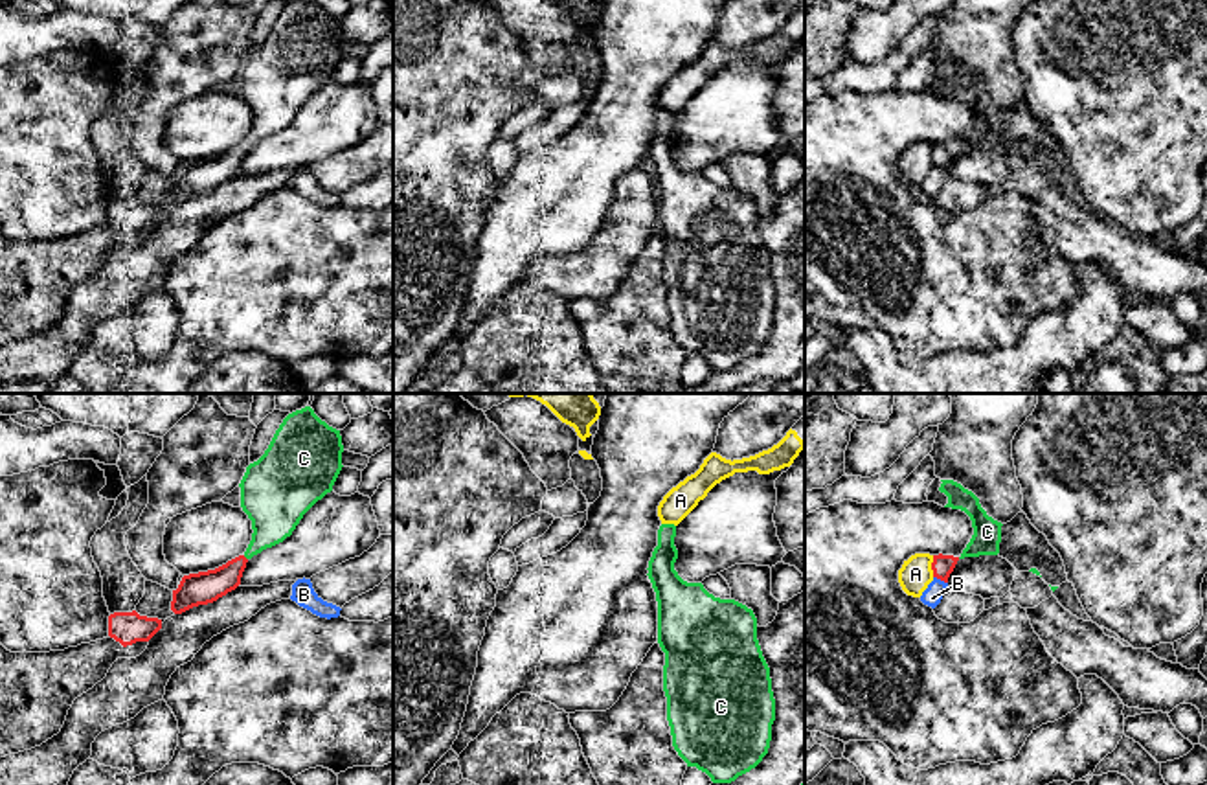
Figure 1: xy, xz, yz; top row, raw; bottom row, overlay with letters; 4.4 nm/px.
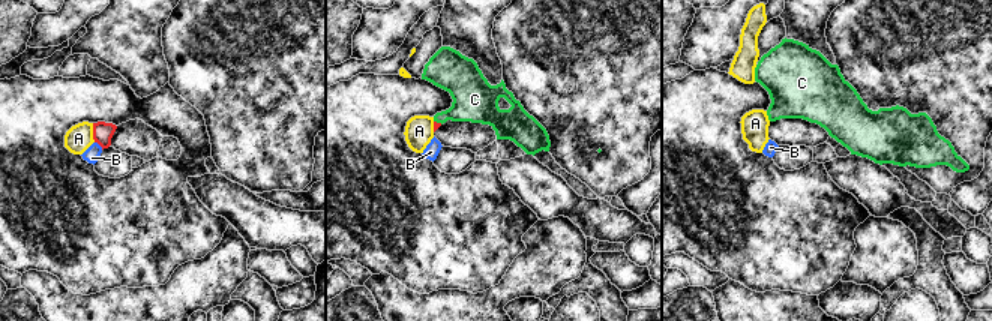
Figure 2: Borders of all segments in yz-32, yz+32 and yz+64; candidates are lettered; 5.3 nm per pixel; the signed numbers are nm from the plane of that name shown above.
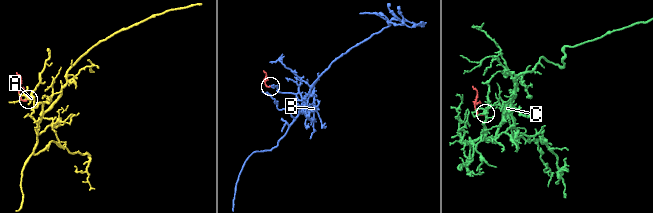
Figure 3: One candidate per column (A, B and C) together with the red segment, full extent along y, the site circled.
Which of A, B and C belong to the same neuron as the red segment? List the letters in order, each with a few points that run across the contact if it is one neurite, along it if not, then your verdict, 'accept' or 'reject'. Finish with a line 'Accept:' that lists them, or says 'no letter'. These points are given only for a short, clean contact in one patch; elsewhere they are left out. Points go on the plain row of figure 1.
A: line yz (934, 144), (932, 164); reject
B: line yz (934, 164), (947, 171); reject
C: line xy (197, 177), (221, 170), (245, 146), (270, 116), (274, 98); accept
Accept: C

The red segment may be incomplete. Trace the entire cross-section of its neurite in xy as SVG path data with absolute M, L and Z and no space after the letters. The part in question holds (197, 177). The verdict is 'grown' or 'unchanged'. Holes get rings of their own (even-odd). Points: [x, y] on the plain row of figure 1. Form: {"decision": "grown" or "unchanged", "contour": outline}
{"decision": "unchanged", "contour": "M239 143L215 158L184 164L178 176L173 178L171 199L182 202L235 178L241 173L246 151L248 147Z"}

